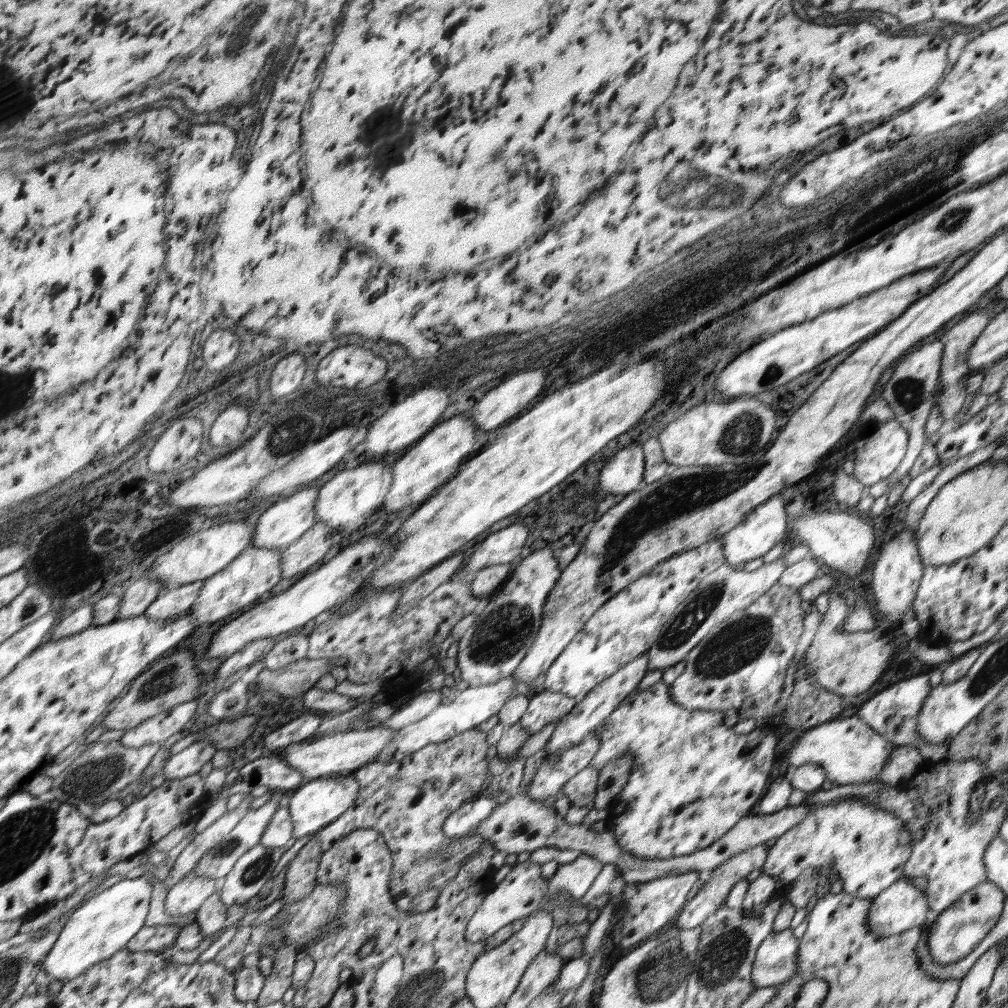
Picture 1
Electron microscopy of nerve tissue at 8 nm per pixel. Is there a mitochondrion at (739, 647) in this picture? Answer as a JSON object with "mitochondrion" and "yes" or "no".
{"mitochondrion":"yes"}

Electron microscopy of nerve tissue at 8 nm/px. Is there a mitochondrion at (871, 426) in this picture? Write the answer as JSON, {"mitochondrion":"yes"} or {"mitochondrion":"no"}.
{"mitochondrion":"yes"}

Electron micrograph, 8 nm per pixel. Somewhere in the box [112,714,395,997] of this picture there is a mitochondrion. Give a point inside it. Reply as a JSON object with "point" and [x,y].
{"point":[254,871]}

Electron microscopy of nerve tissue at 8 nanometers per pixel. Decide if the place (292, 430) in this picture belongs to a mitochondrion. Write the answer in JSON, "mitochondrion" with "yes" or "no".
{"mitochondrion":"yes"}

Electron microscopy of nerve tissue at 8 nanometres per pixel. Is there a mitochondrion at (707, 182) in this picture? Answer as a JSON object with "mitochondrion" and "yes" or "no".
{"mitochondrion":"yes"}

